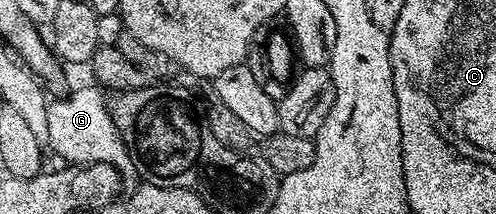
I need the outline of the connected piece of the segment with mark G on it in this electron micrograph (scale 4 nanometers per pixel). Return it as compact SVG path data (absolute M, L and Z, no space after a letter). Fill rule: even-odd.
M97 86L80 87L66 99L49 102L47 109L47 146L70 165L106 163L117 167L121 176L133 176L135 171L128 159L125 143L117 131L111 110Z

